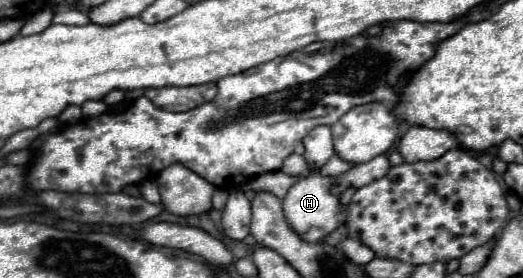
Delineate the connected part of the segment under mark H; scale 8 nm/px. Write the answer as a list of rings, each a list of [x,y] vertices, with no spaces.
[[[313,172],[299,180],[283,198],[283,210],[285,210],[285,220],[289,222],[289,228],[299,234],[301,240],[305,242],[319,242],[323,240],[329,232],[333,232],[337,226],[345,222],[347,208],[339,204],[339,198],[329,192],[333,178],[323,178],[321,174]]]

